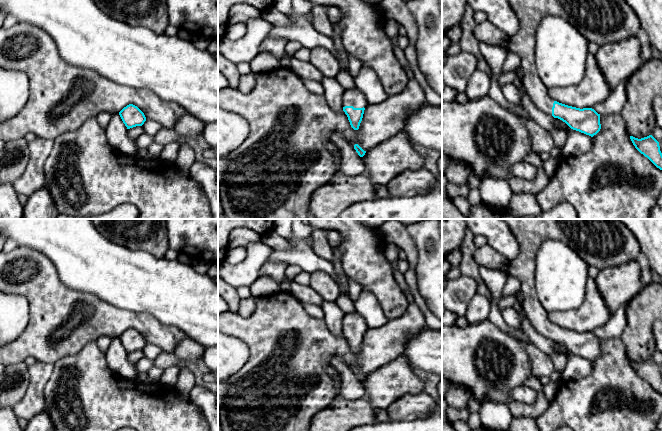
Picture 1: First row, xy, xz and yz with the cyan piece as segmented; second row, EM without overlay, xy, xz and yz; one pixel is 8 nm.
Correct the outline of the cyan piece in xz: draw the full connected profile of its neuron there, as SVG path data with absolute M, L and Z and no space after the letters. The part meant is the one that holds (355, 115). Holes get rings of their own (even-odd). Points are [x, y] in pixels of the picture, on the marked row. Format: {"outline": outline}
{"outline": "M356 87L344 91L343 111L354 130L359 129L364 110L368 105L365 96Z"}

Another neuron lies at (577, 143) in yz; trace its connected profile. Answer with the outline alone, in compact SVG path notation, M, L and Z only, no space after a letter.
M554 118L554 126L557 129L564 129L568 132L566 147L562 150L562 156L577 156L592 148L593 139L591 136L571 129L565 122Z

